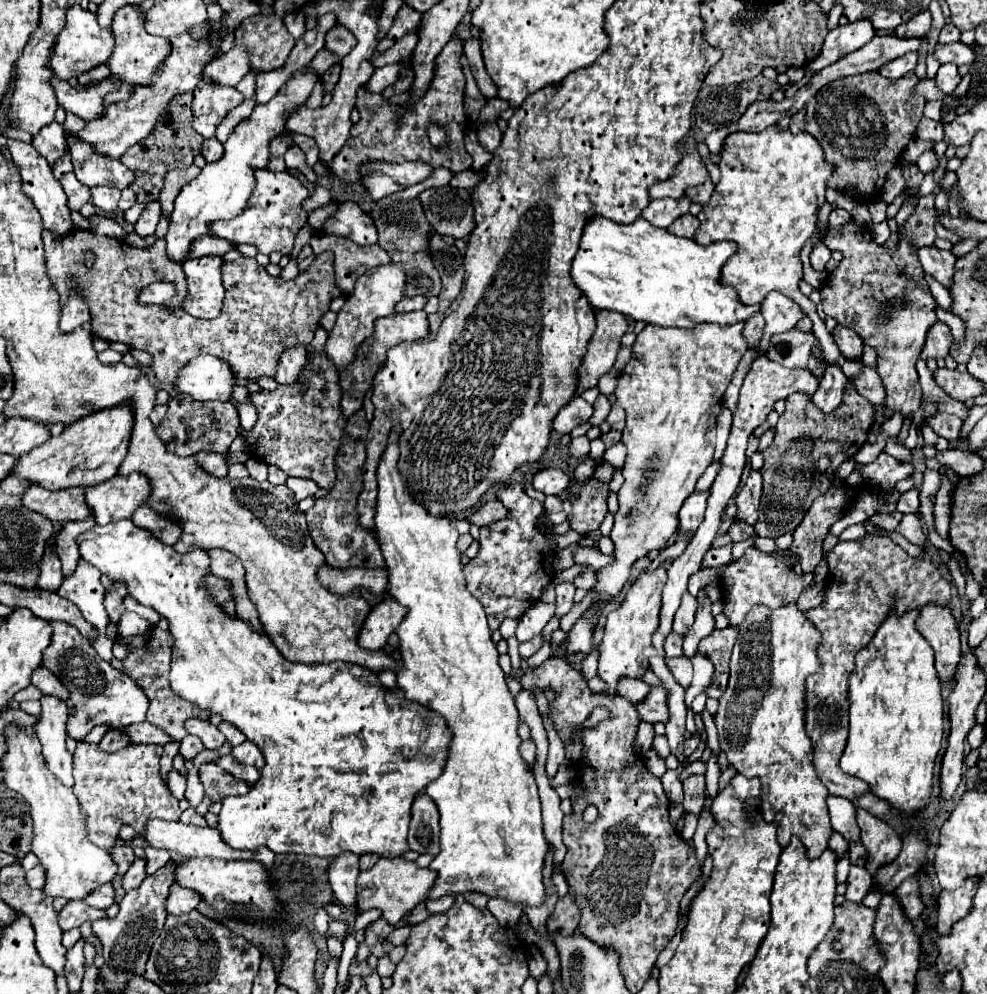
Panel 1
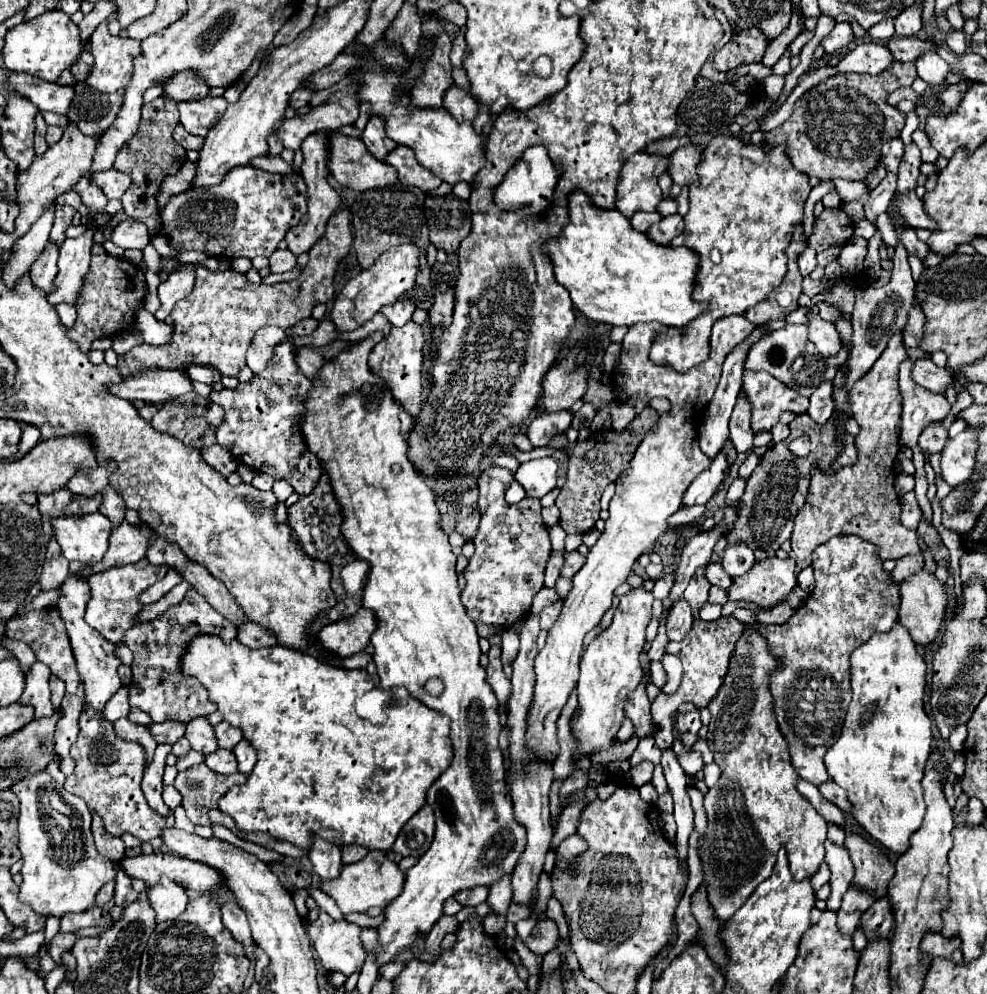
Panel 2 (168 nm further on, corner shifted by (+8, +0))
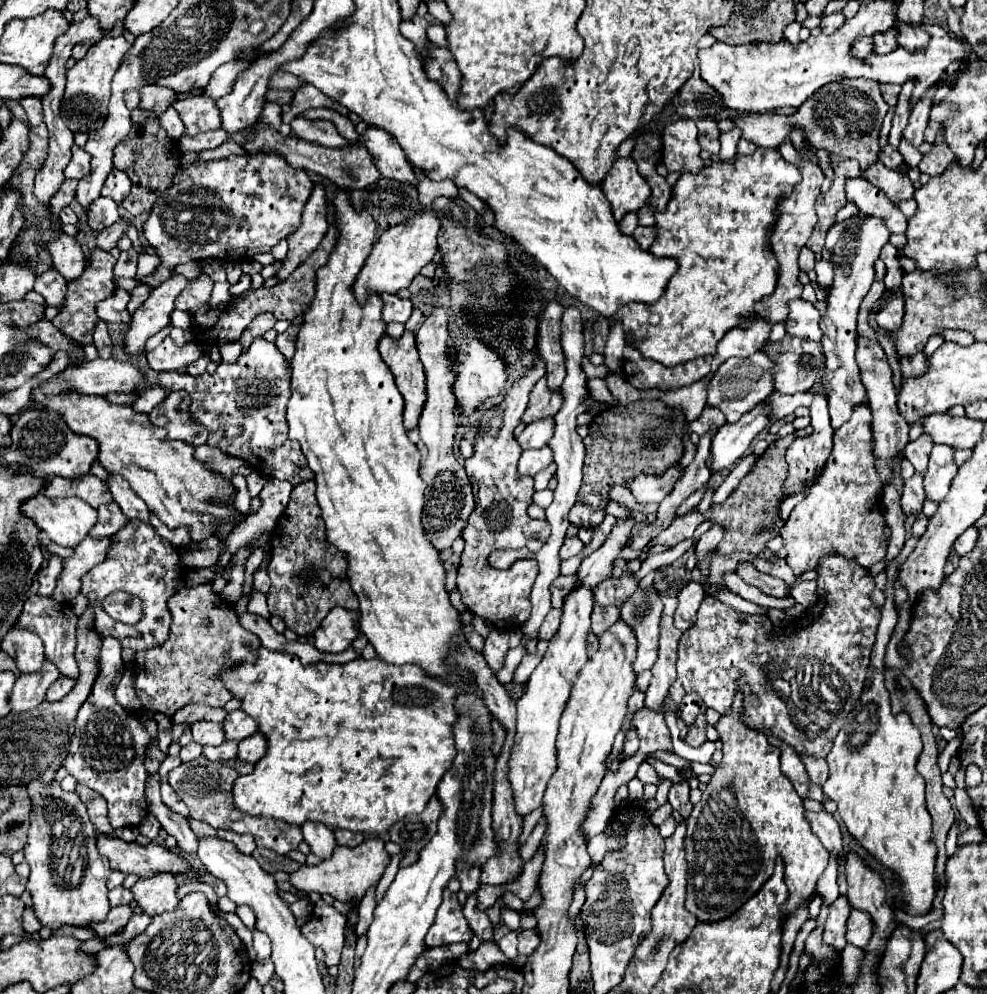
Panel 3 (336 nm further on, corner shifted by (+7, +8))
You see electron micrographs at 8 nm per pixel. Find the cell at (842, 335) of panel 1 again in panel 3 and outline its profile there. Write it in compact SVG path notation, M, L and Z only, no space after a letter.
M792 300L790 302L790 314L786 318L786 332L820 342L822 330L820 330L820 312L812 302L806 300Z

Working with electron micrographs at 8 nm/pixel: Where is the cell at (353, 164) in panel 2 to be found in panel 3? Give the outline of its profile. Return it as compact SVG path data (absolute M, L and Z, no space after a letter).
M294 118L290 122L294 134L298 138L304 138L308 142L326 146L326 148L344 148L352 146L350 140L342 138L336 130L336 126L330 120L306 120L306 118Z

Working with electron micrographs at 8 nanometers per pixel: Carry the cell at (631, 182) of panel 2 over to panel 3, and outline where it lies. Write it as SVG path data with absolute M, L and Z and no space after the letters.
M618 158L618 162L614 162L606 182L602 182L602 190L612 204L618 222L624 214L638 212L650 200L650 186L646 178L640 176L632 158Z

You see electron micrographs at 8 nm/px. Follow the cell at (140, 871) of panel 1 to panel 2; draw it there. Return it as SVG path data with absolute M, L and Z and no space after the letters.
M117 870L117 876L115 876L115 898L113 902L117 906L129 906L129 902L135 902L139 898L139 894L131 888L131 880L127 878L127 874L123 874L123 870Z

